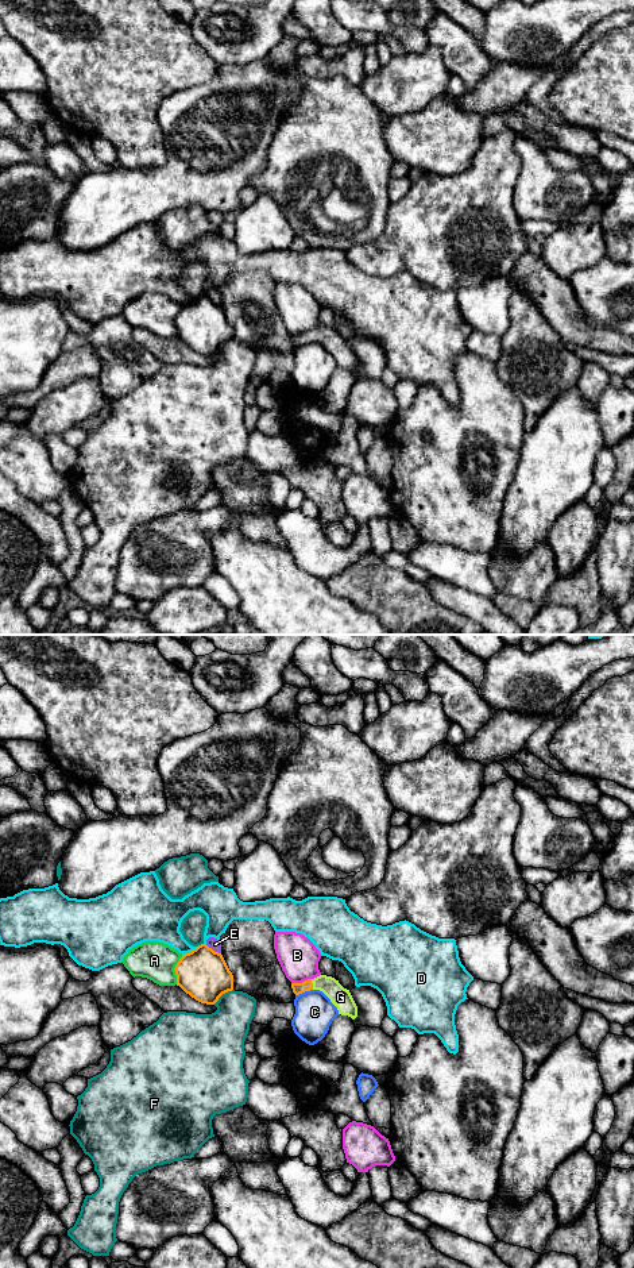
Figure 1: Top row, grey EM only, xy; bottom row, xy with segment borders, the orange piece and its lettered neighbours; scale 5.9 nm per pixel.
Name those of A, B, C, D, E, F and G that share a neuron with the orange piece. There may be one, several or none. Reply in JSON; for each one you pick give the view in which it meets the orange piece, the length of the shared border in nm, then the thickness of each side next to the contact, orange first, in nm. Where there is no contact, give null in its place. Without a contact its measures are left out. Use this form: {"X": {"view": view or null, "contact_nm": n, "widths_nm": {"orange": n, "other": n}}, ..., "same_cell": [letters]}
{"G": {"view": "xy", "contact_nm": 70, "widths_nm": {"orange": 70, "other": 120}}, "same_cell": ["G"]}

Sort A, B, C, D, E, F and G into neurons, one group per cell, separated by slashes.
A / B / C / D / E / F / G

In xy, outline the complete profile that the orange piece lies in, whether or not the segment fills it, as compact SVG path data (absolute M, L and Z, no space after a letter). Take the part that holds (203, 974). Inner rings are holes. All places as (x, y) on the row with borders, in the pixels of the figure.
M201 944L192 952L182 955L174 971L177 986L201 1003L214 1005L223 994L233 990L233 975L223 955L214 952L206 944Z

